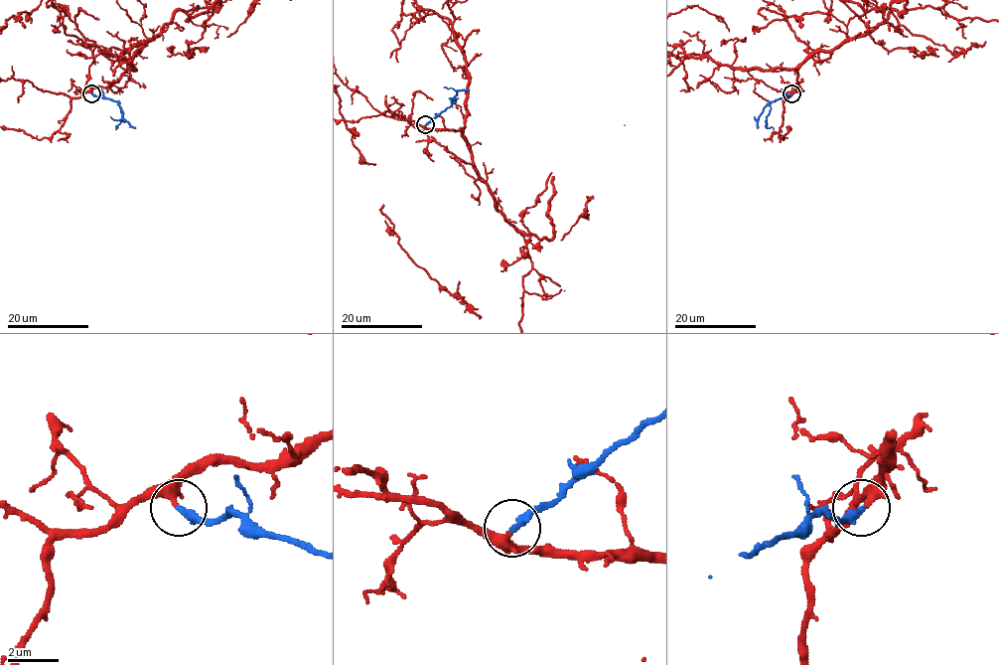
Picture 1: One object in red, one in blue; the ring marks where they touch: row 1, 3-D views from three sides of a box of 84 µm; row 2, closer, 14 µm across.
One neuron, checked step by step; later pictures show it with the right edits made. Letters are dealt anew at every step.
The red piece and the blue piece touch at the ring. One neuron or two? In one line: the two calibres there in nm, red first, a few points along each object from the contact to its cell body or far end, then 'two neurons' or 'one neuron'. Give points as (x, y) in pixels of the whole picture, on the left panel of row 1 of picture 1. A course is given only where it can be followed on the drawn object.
260/320 nm | blue via (92, 93), (117, 102), (123, 118), (136, 127) | one neuron

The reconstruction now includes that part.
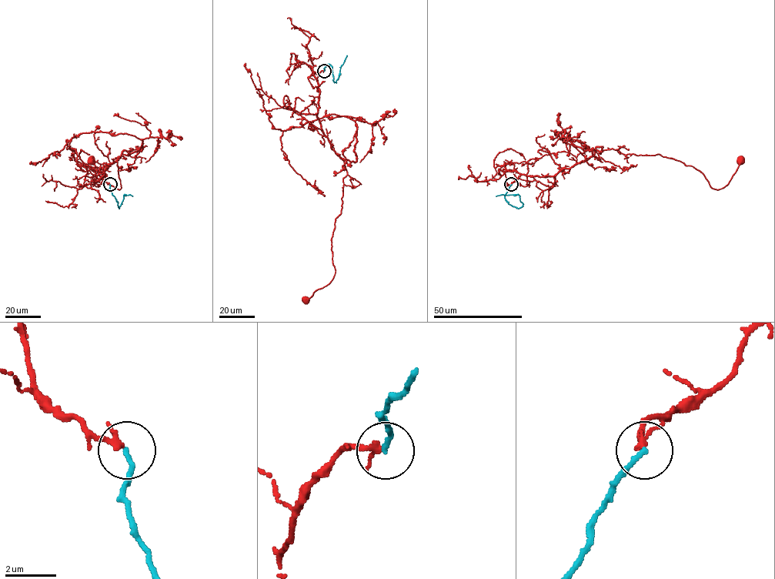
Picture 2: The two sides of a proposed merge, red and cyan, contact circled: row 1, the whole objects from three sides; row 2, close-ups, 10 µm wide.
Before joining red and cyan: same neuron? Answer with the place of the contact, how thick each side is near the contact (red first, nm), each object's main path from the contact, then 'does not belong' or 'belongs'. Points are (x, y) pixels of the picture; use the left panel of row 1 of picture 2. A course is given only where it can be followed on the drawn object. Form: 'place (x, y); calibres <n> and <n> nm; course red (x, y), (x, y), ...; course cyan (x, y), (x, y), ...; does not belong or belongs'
place (110, 184); calibres 190 and 190 nm; course red (109, 184), (102, 173), (124, 151), (132, 148), (117, 160), (120, 189), (105, 182), (91, 160); course cyan (110, 185), (118, 209), (124, 195), (132, 195); does not belong

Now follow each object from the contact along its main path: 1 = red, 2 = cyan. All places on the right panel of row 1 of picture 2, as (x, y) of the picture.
1: (512, 184), (520, 175), (553, 176), (596, 151), (614, 148), (679, 160), (719, 189), (740, 160)
2: (512, 185), (504, 198), (509, 203), (520, 207), (522, 203), (518, 195), (496, 195)

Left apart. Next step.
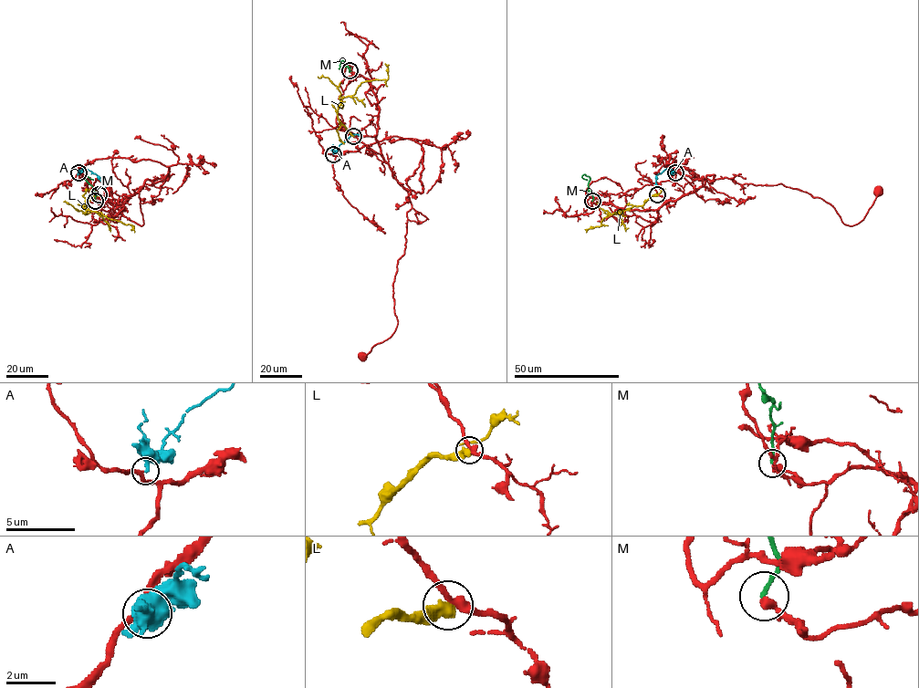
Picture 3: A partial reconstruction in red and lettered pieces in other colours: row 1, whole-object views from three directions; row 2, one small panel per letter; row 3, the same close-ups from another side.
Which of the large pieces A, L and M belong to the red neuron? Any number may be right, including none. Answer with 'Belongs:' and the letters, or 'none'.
Belongs: A

